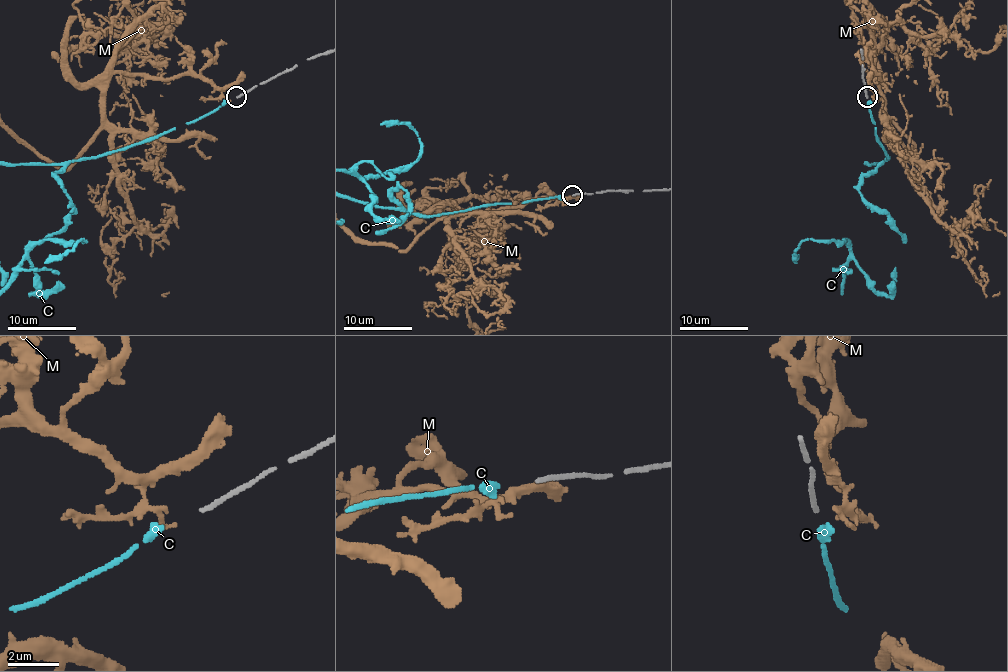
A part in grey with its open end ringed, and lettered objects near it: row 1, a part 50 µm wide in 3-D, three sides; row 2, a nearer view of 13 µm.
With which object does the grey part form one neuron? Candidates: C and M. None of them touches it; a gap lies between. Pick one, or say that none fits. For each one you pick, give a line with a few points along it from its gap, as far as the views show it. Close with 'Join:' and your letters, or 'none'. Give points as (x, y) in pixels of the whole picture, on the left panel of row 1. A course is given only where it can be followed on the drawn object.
Join: C

